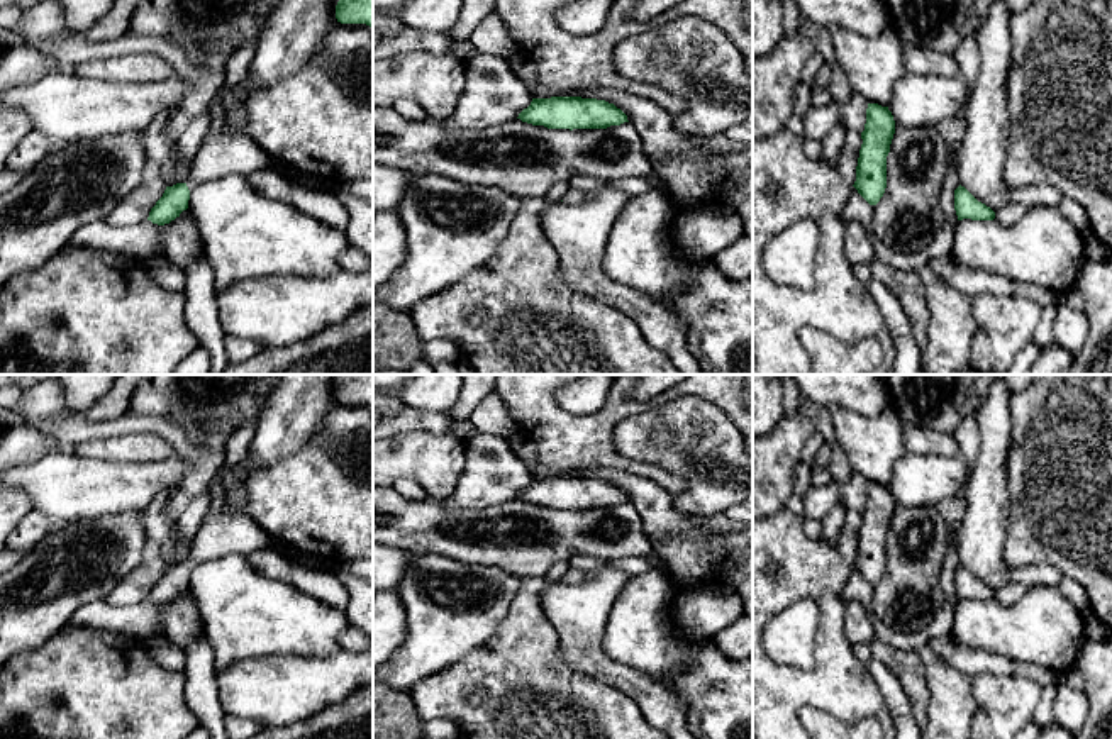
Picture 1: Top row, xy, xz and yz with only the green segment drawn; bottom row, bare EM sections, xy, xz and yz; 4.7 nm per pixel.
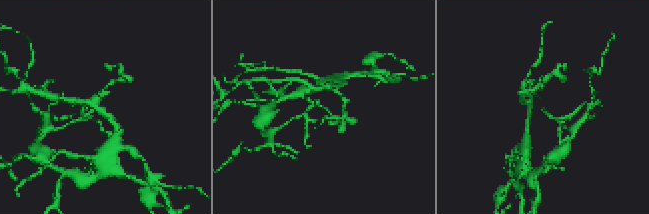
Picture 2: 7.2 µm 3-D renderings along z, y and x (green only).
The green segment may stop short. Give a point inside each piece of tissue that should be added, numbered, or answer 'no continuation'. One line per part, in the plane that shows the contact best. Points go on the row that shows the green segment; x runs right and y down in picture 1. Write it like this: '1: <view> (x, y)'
1: xy (222, 153)

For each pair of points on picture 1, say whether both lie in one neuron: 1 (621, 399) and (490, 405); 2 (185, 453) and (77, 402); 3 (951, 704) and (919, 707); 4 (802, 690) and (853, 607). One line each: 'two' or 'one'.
1: two
2: two
3: two
4: two

